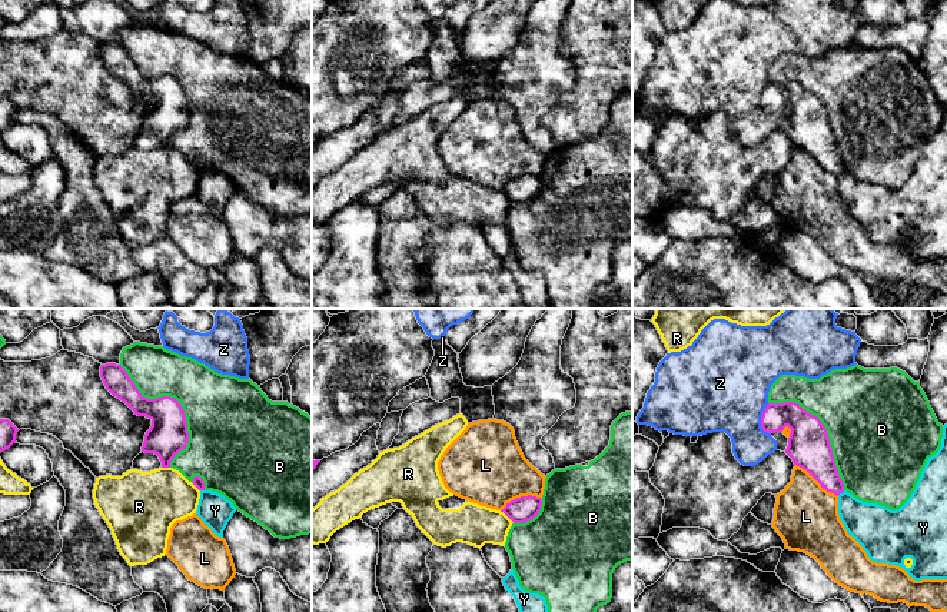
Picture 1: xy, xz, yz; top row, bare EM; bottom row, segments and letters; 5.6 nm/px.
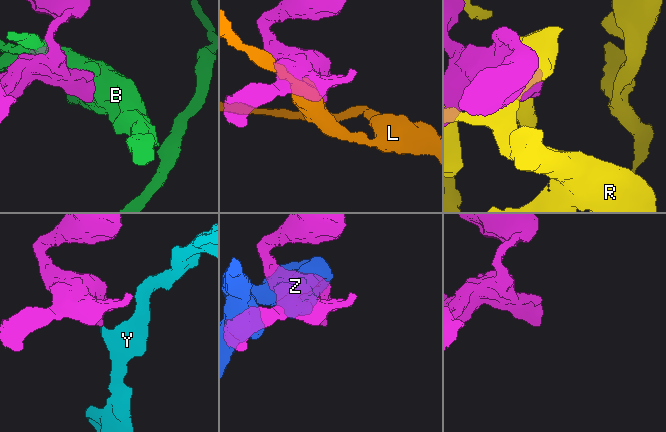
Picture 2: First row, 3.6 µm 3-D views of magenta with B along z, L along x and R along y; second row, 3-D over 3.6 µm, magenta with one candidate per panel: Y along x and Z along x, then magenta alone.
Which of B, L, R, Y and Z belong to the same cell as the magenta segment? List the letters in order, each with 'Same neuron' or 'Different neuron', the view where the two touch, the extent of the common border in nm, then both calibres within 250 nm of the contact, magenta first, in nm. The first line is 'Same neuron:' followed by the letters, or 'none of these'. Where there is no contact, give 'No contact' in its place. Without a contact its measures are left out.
Same neuron: none of these
B: Different neuron. Touches magenta in xy. Shared border 650 nm. Thickness 220 nm (magenta) against 400 nm
L: Different neuron. Touches magenta in yz. Shared border 300 nm. Thickness 240 nm (magenta) against 360 nm
R: Different neuron. Touches magenta in xz. Shared border 110 nm. Thickness 140 nm (magenta) against 220 nm
Y: Different neuron. Touches magenta in yz. Shared border 50 nm. Thickness 190 nm (magenta) against 240 nm
Z: Different neuron. Touches magenta in yz. Shared border 180 nm. Thickness 160 nm (magenta) against 460 nm

